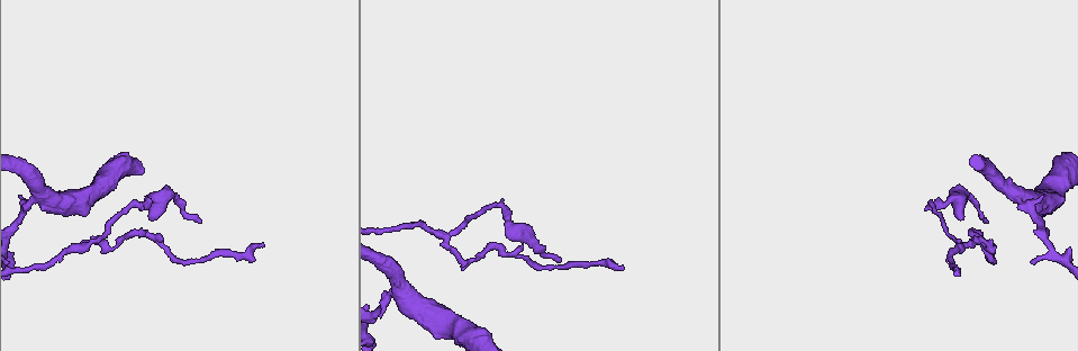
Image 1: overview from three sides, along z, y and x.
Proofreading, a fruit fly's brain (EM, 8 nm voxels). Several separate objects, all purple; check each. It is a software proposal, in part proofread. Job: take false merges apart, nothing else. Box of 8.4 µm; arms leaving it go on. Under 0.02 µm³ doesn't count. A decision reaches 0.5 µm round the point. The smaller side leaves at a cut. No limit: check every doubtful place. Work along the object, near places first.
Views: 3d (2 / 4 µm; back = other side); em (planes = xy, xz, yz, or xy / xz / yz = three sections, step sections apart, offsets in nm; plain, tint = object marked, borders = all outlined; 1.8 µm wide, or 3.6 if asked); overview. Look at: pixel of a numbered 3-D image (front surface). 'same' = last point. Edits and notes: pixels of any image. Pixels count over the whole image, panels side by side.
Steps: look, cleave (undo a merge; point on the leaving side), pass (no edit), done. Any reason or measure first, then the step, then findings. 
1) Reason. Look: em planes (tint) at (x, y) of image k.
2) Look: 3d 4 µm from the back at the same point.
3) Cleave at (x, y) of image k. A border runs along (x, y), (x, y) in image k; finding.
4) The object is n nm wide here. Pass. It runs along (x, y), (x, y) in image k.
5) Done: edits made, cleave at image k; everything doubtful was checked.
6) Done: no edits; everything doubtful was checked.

Look: em planes (borders) at (962, 244) of image 1.

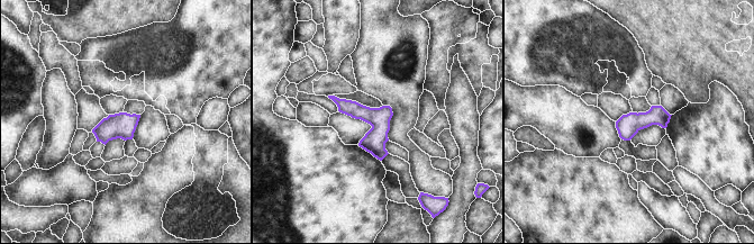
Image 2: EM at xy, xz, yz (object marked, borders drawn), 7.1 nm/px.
Pass. It runs along (338, 101), (378, 126), (380, 156) in image 2; continuous, no second neuron.

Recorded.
Abrupt turn. Look: em yz step 8 (tint) at (1021, 197) of image 1.

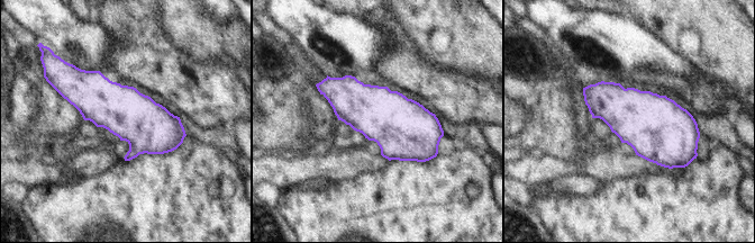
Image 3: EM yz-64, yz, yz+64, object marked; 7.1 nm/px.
Look: em planes (tint) at the same point.

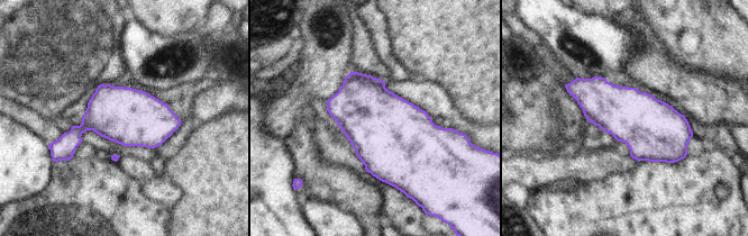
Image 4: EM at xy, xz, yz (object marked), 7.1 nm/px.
Pass. All the same neuron.

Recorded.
Abrupt turn. Look: 3d 4 µm at (940, 205) of image 1.

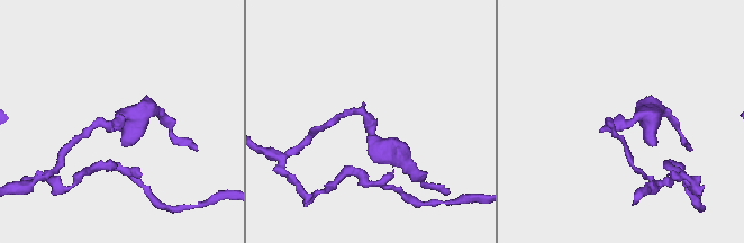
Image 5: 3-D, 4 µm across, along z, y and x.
Look: em 3.6 µm planes (tint) at (371, 127) of image 5.

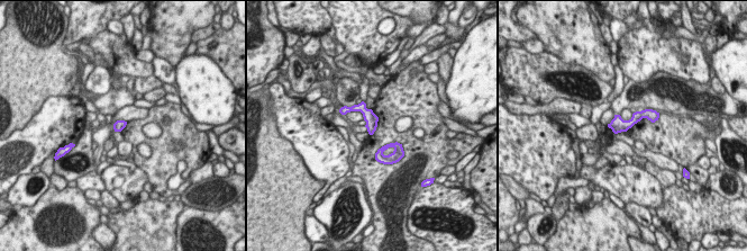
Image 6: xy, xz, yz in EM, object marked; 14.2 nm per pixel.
Pass. It runs along (654, 116), (611, 125) in image 6; continuous, no second neuron.

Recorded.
Done: no edits; everything doubtful was checked.

